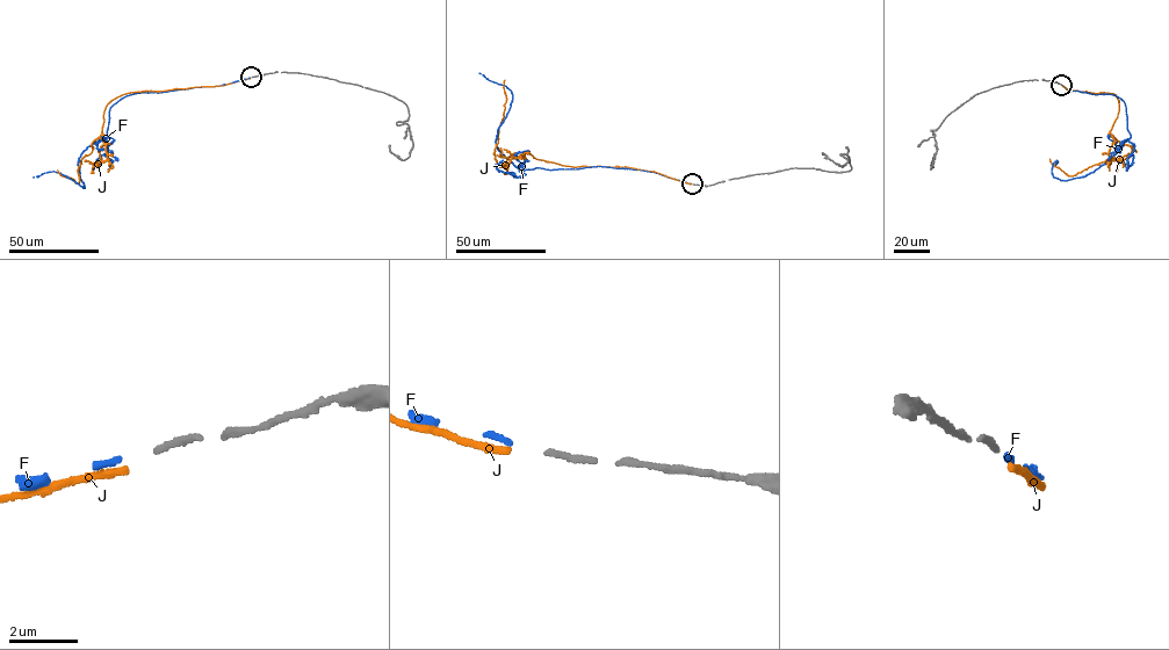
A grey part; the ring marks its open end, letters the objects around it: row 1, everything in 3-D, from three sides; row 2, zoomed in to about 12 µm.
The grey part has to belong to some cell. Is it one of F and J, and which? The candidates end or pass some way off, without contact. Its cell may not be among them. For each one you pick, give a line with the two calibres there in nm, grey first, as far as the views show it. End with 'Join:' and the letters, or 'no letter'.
F: 170 nm thick on the grey side, 160 nm on the other
Join: F

